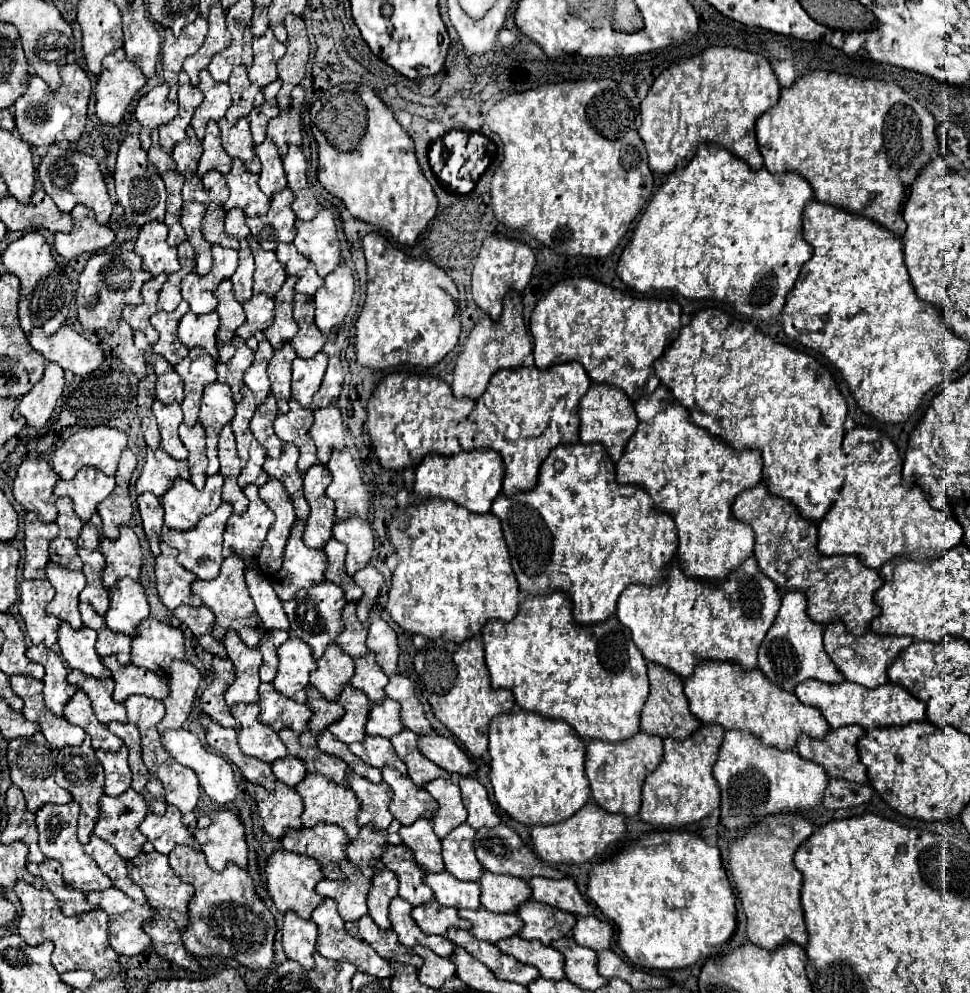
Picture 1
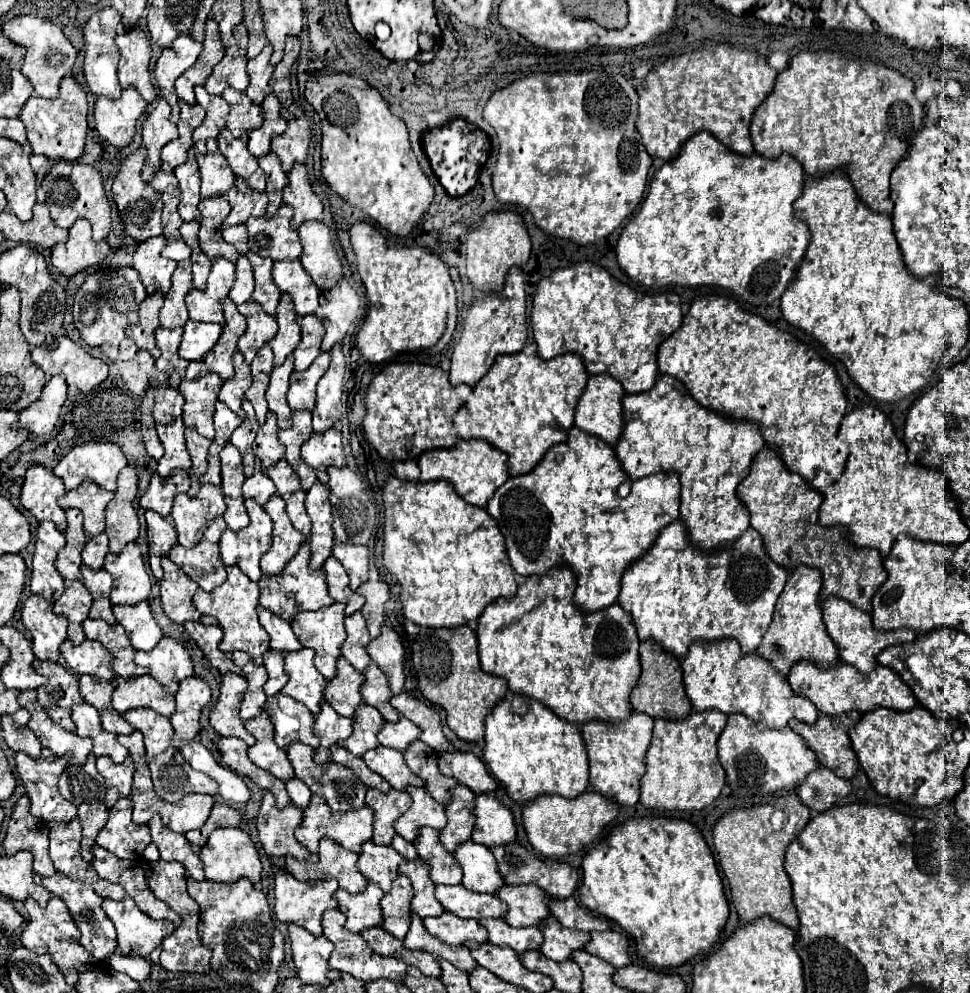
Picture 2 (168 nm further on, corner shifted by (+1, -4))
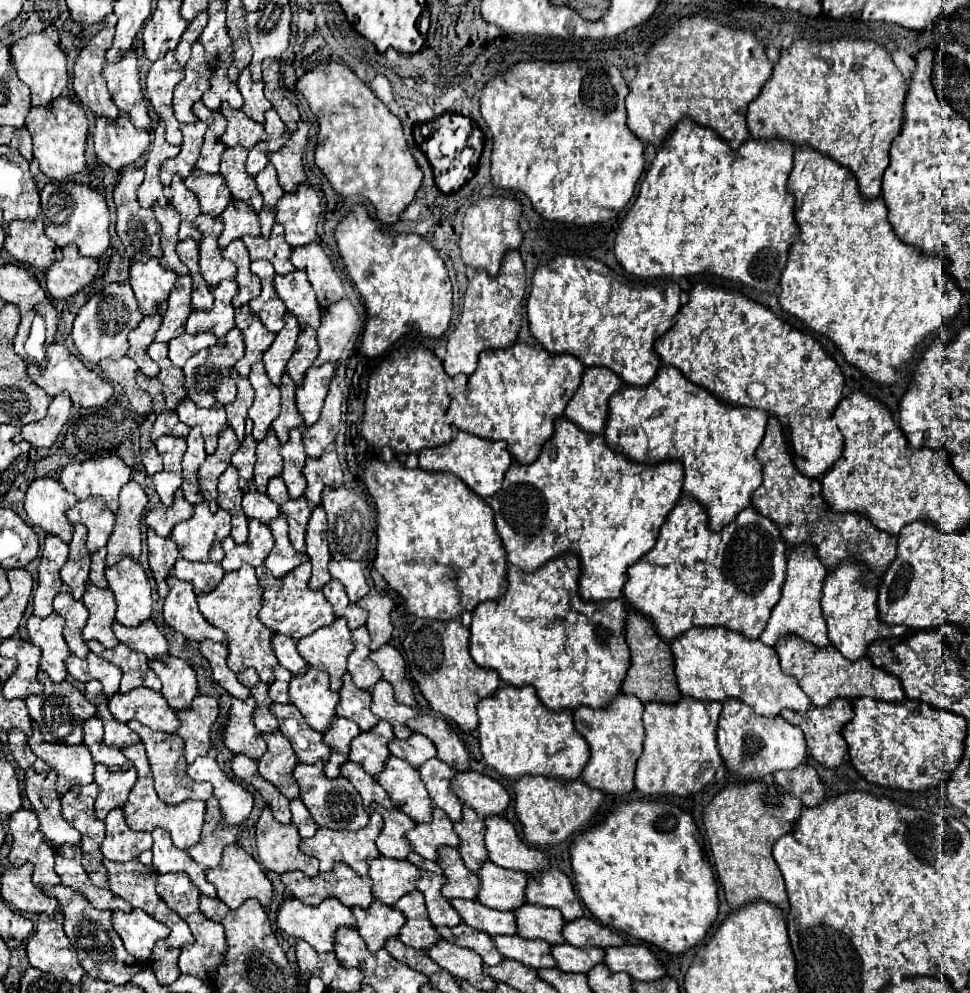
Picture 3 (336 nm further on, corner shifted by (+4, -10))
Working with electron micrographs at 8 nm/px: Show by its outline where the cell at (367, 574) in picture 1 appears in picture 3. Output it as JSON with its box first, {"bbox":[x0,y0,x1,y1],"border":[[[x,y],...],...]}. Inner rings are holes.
{"bbox":[358,591,394,651],"border":[[[378,591],[368,593],[366,597],[362,597],[358,601],[360,607],[364,607],[368,611],[368,621],[366,627],[370,631],[370,649],[376,651],[380,649],[384,643],[390,641],[392,637],[392,621],[390,621],[390,611],[394,607],[394,601],[388,595],[382,595]]]}

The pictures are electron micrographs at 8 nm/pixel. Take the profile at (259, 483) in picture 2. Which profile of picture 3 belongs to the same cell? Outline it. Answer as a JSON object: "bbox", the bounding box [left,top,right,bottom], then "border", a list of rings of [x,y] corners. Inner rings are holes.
{"bbox":[242,485,280,523],"border":[[[250,485],[250,491],[242,497],[242,509],[248,517],[258,519],[260,523],[268,523],[270,519],[280,515],[278,505],[266,497],[266,493],[258,493],[254,485]]]}

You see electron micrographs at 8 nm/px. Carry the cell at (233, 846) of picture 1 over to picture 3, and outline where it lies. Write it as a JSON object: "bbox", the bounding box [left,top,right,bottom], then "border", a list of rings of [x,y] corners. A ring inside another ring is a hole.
{"bbox":[206,845,272,909],"border":[[[228,845],[228,849],[224,849],[224,853],[222,853],[220,865],[216,869],[206,871],[206,877],[216,887],[218,897],[230,909],[238,909],[250,897],[258,899],[262,905],[268,905],[272,901],[272,883],[268,881],[264,869],[260,867],[260,863],[252,855],[248,855],[240,845]]]}

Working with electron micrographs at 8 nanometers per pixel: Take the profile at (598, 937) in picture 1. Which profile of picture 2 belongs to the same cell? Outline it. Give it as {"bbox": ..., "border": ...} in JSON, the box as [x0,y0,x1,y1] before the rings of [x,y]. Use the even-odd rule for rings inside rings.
{"bbox":[585,931,631,967],"border":[[[593,931],[591,933],[591,943],[585,947],[587,953],[601,957],[609,961],[613,967],[627,967],[631,965],[629,957],[629,939],[625,933],[617,931]]]}

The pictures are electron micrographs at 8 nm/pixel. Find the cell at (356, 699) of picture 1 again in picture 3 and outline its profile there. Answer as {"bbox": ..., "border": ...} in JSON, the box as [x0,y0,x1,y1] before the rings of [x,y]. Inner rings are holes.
{"bbox":[350,721,394,775],"border":[[[378,721],[370,731],[362,731],[350,745],[350,761],[360,763],[366,773],[378,775],[388,759],[388,741],[394,737],[392,725],[388,721]]]}

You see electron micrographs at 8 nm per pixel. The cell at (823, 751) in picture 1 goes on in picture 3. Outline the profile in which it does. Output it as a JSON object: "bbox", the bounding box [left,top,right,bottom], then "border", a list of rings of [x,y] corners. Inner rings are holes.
{"bbox":[782,699,854,769],"border":[[[836,699],[836,701],[832,701],[832,705],[828,705],[824,709],[812,707],[806,713],[794,713],[794,711],[784,709],[782,717],[788,723],[792,723],[792,725],[796,725],[796,727],[800,727],[804,731],[808,751],[820,765],[834,769],[834,767],[840,767],[844,763],[844,755],[848,753],[848,747],[846,747],[846,741],[842,737],[842,729],[854,717],[854,709],[852,709],[852,703],[848,699]]]}

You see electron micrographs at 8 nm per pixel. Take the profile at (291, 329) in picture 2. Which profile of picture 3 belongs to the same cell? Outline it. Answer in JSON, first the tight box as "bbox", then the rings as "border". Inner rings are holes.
{"bbox":[262,313,300,385],"border":[[[292,313],[284,315],[284,323],[286,323],[284,329],[276,333],[274,343],[268,347],[268,351],[262,357],[262,361],[266,365],[266,373],[274,385],[280,385],[280,377],[286,369],[288,359],[292,357],[292,353],[296,349],[296,339],[300,333],[298,321],[296,321],[296,317],[292,317]]]}

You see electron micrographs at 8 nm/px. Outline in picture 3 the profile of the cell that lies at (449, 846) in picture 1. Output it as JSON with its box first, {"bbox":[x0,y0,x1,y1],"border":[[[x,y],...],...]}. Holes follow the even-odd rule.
{"bbox":[476,861,526,911],"border":[[[484,861],[476,871],[476,875],[480,877],[480,889],[476,899],[482,905],[488,905],[500,911],[512,911],[518,905],[526,903],[524,873],[500,869],[498,865],[492,865],[492,861]]]}

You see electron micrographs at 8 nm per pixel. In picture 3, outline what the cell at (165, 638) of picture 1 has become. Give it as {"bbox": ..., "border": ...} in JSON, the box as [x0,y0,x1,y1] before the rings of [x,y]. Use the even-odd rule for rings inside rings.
{"bbox":[150,655,198,709],"border":[[[174,655],[156,657],[150,661],[150,667],[162,681],[162,695],[172,709],[184,709],[192,703],[194,695],[198,693],[196,673],[194,669]]]}

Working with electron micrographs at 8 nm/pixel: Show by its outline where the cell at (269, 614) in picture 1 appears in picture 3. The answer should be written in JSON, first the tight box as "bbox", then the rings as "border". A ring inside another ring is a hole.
{"bbox":[272,633,306,673],"border":[[[280,633],[272,635],[272,651],[278,659],[278,663],[288,669],[290,673],[304,673],[306,671],[306,661],[300,657],[298,649],[296,649],[296,641],[292,641],[290,637],[284,637]]]}

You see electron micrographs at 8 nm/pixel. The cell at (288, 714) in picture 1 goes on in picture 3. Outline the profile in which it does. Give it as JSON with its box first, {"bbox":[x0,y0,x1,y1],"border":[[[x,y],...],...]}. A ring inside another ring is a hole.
{"bbox":[280,717,330,763],"border":[[[302,717],[298,719],[282,719],[280,731],[288,741],[292,743],[292,749],[302,763],[314,763],[314,761],[328,761],[330,747],[322,743],[322,733],[310,729]]]}

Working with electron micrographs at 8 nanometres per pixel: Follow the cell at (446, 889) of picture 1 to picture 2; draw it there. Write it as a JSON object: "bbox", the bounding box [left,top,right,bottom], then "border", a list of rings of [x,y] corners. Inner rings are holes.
{"bbox":[435,885,507,921],"border":[[[439,885],[435,889],[435,895],[439,903],[443,903],[445,911],[451,911],[465,919],[477,919],[477,921],[487,917],[503,919],[507,913],[507,905],[501,899],[493,895],[475,895],[463,885],[453,885],[453,887]]]}

